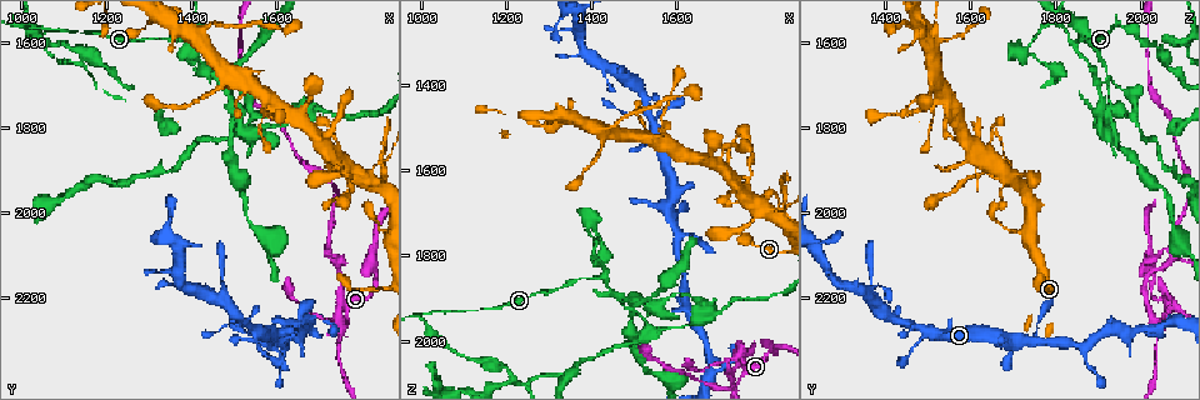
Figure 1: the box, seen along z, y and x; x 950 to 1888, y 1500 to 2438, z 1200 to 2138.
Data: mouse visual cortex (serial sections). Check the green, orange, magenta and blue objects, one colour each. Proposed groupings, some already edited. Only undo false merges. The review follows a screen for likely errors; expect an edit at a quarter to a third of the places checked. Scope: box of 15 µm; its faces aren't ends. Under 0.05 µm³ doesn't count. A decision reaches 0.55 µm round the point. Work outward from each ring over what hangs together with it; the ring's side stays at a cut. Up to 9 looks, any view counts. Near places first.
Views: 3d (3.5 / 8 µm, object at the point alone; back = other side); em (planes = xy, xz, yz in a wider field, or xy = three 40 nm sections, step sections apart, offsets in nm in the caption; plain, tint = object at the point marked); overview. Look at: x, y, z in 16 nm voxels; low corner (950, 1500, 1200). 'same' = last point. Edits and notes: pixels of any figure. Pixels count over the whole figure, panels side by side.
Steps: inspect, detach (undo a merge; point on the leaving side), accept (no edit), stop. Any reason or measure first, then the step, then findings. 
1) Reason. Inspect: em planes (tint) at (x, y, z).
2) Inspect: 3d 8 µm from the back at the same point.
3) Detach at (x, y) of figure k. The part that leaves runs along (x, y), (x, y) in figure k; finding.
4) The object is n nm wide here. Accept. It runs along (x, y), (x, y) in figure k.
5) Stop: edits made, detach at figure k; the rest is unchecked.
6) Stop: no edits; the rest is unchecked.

Thick turns thin. Inspect: 3d 3.5 µm at (1740, 2245, 2035).

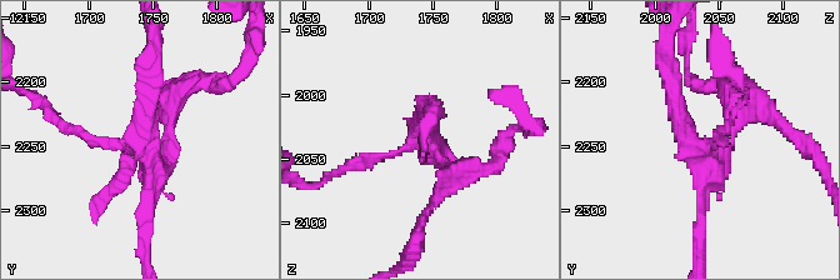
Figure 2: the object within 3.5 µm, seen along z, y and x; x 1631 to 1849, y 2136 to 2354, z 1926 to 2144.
3 arms meet here; the arms are 150, 150, 200 nm wide; need the tissue. Inspect: em xy step 5 (tint) at (1742, 2250, 2030).

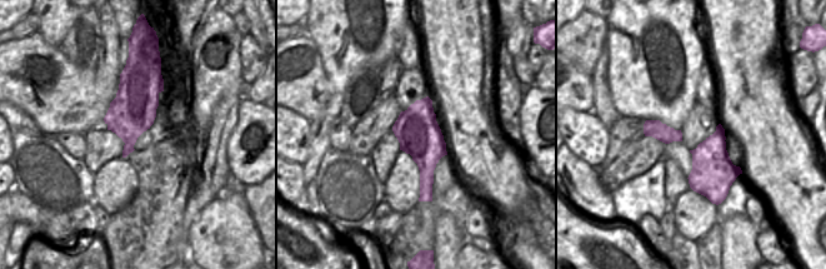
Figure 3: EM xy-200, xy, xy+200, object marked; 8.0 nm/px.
Detach at (675, 121) of figure 2. Two cells meet here.

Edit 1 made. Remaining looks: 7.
Sudden change in width. Inspect: 3d 3.5 µm at (1835, 2155, 2025).

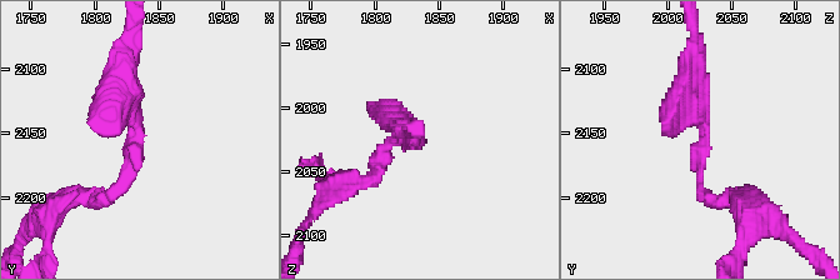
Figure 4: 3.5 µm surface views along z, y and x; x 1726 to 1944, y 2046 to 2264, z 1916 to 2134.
Now the EM. Inspect: em xy step 3 (tint) at (1832, 2154, 2030).

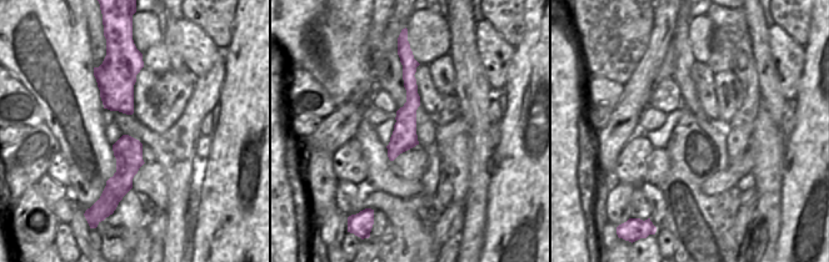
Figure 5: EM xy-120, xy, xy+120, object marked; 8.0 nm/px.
Accept. It runs along (405, 66), (411, 105), (391, 156) in figure 5; all the same cell.

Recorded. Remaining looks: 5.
Sharp bend. Inspect: 3d 3.5 µm at (1435, 1600, 1840).

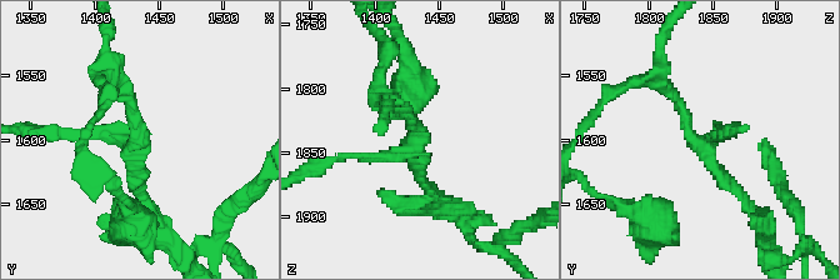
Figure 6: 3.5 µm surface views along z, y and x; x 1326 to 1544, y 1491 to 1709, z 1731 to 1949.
3 arms meet here; the arms are 100, 150, 150 nm wide; need the tissue. Inspect: em xy step 1 (tint) at (1430, 1604, 1844).

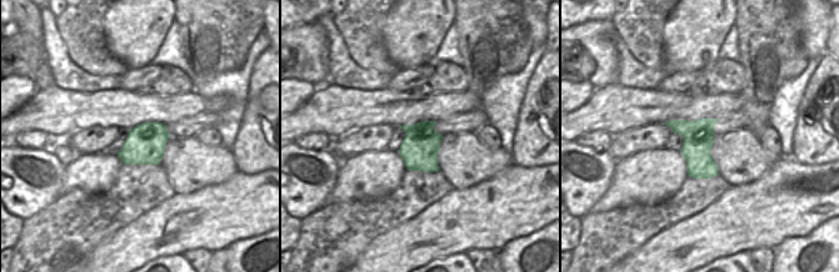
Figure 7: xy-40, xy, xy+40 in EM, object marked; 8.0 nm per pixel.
Detach at (131, 101) of figure 6. The part that leaves runs along (131, 144), (146, 225), (161, 240) in figure 6; two cells meet here.

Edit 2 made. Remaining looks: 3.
Stop: edits made, detach at figure 2, detach at figure 6; the rest is unchecked.

